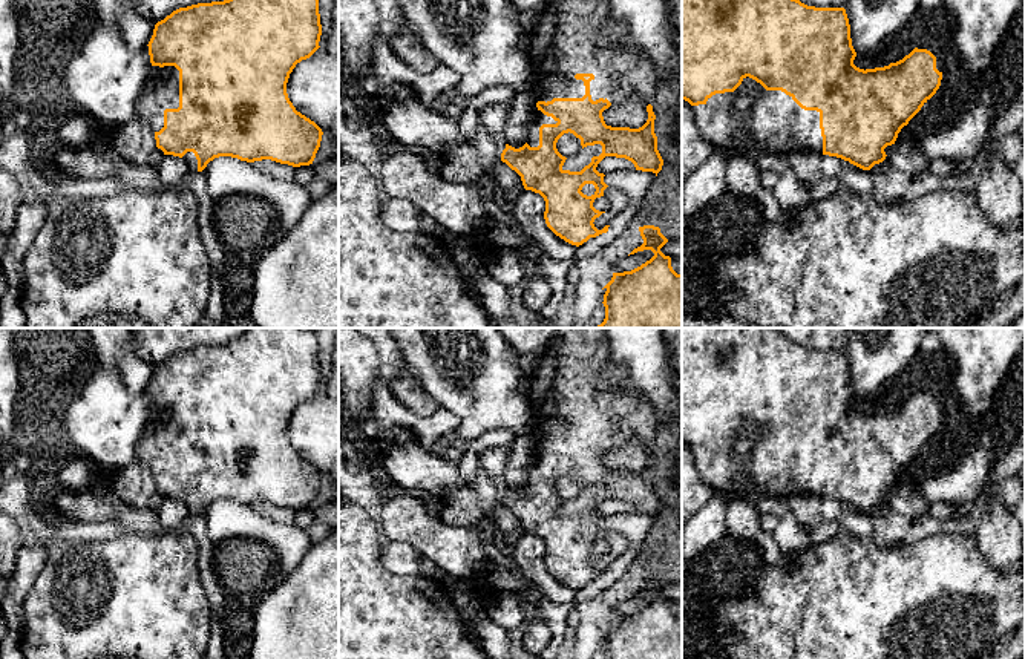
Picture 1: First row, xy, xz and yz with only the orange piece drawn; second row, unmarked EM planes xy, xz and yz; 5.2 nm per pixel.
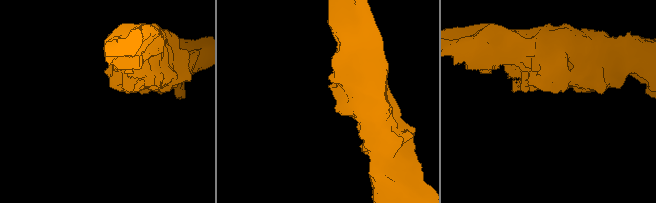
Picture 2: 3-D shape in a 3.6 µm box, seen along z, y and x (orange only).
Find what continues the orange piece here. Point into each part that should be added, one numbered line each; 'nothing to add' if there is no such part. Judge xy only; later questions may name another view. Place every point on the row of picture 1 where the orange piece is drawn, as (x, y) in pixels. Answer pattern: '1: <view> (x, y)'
1: xy (161, 91)

